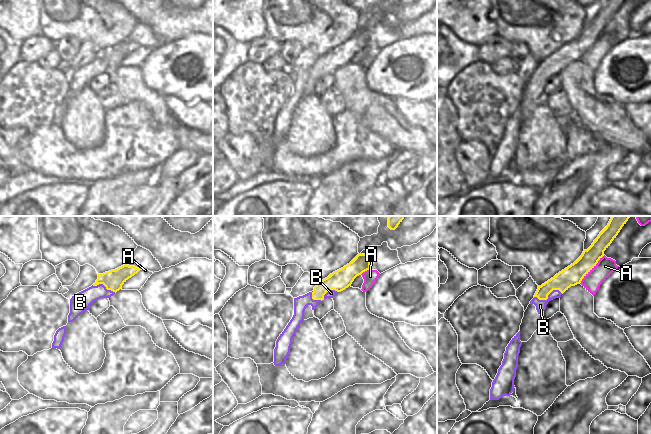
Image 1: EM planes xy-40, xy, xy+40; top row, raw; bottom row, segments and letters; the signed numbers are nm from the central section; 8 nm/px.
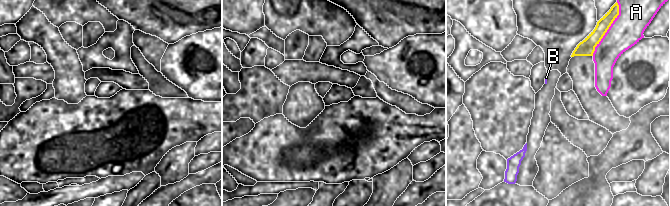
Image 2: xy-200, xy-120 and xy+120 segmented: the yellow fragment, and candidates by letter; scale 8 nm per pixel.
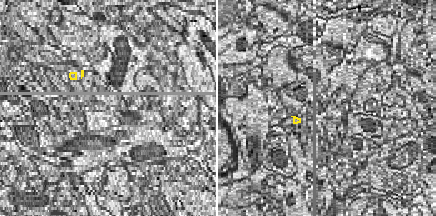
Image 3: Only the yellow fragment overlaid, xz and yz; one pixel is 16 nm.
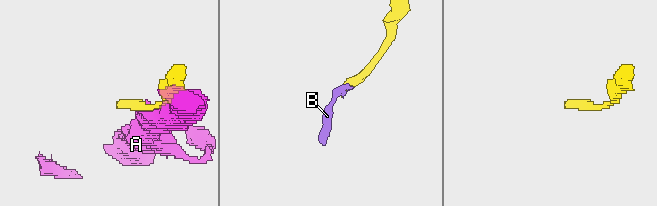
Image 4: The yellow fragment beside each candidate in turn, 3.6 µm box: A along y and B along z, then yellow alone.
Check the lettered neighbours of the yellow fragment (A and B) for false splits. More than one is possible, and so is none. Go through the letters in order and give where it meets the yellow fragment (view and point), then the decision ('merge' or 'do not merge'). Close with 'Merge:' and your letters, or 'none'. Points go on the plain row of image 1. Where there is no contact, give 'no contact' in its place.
A: xy+40 (591, 45) | do not merge
B: xy+40 (547, 72) | do not merge
Merge: none

